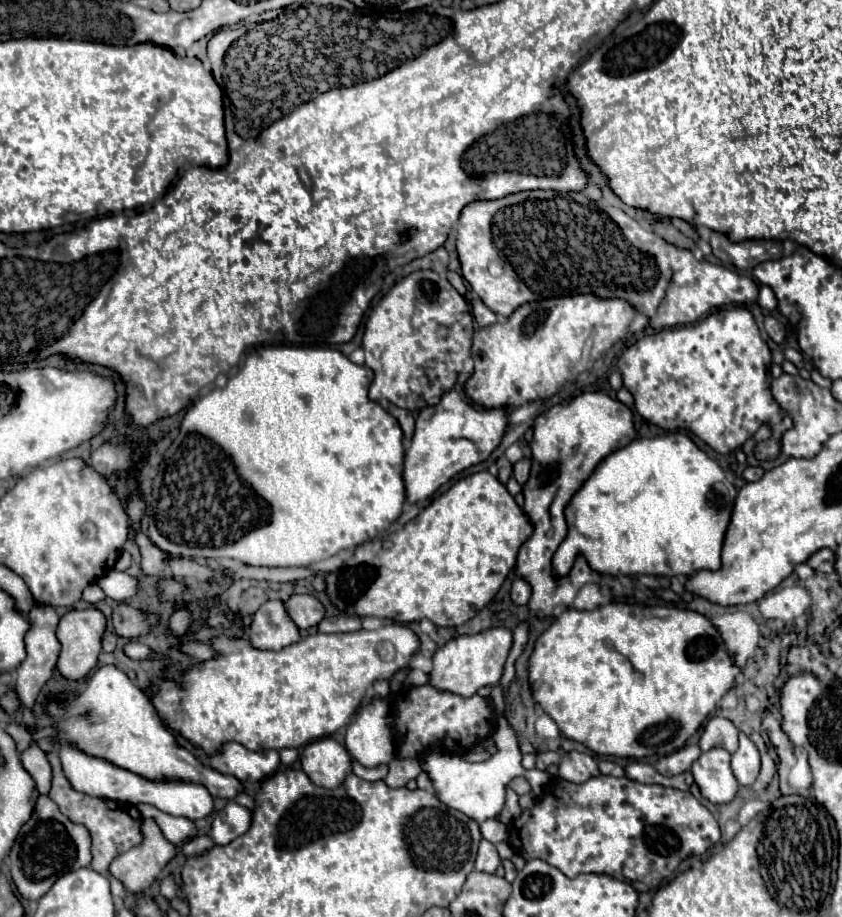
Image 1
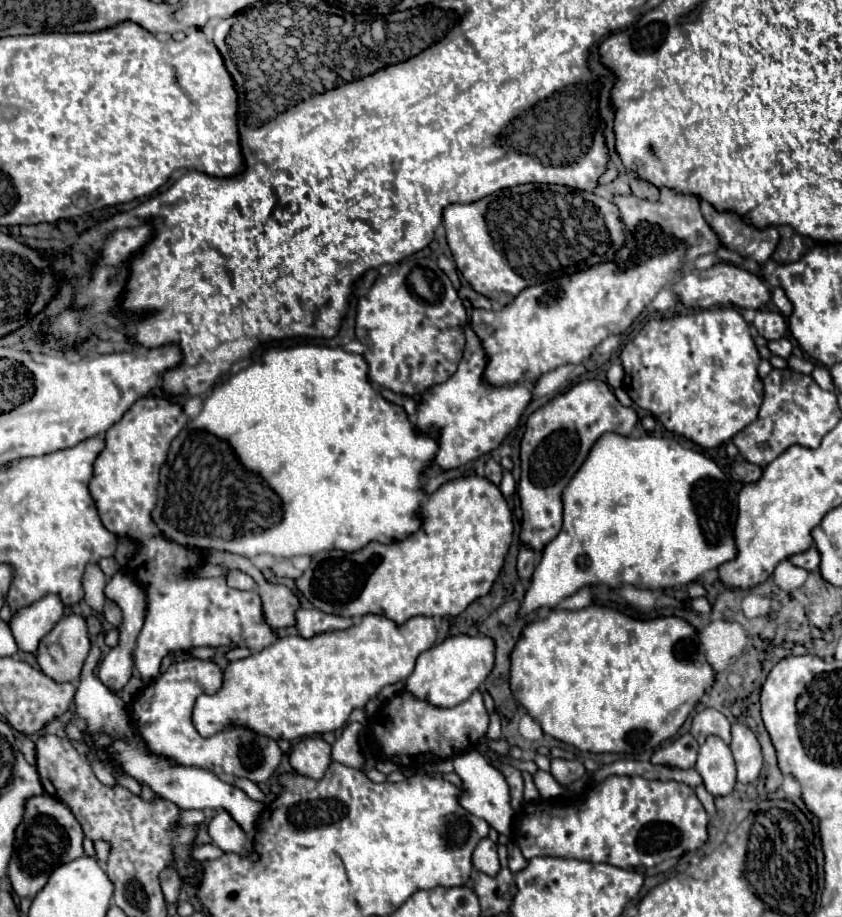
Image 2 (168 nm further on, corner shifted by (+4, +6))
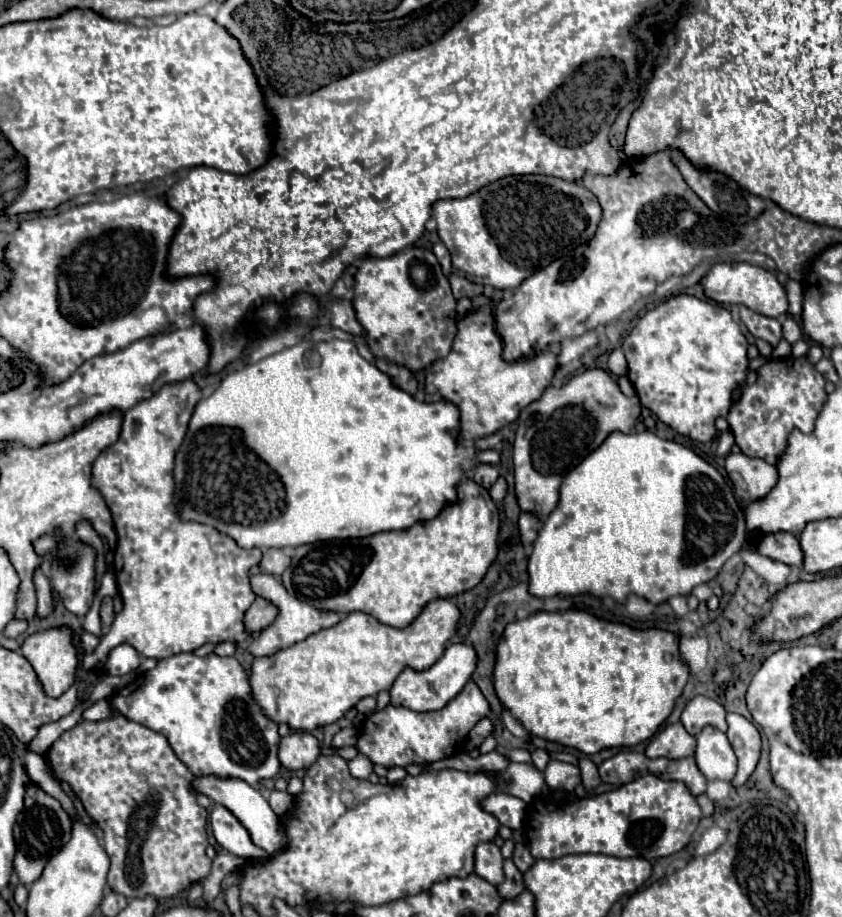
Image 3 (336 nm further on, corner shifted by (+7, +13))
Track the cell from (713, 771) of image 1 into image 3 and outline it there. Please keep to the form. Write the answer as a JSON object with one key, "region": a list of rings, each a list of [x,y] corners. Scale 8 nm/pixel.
{"region":[[[704,727],[702,733],[696,737],[696,763],[698,769],[704,773],[708,781],[722,779],[732,781],[736,773],[736,755],[726,733],[718,731],[716,727]]]}

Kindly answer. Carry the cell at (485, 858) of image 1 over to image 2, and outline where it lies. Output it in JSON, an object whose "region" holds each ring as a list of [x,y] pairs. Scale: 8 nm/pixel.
{"region":[[[483,838],[475,852],[473,852],[473,866],[475,870],[495,876],[499,872],[499,860],[497,860],[497,844],[489,838]]]}

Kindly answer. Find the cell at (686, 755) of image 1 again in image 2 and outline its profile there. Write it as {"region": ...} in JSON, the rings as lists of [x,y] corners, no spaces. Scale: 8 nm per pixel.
{"region":[[[681,734],[677,740],[661,746],[653,756],[653,764],[663,764],[671,768],[693,768],[697,760],[699,744],[691,734]]]}

